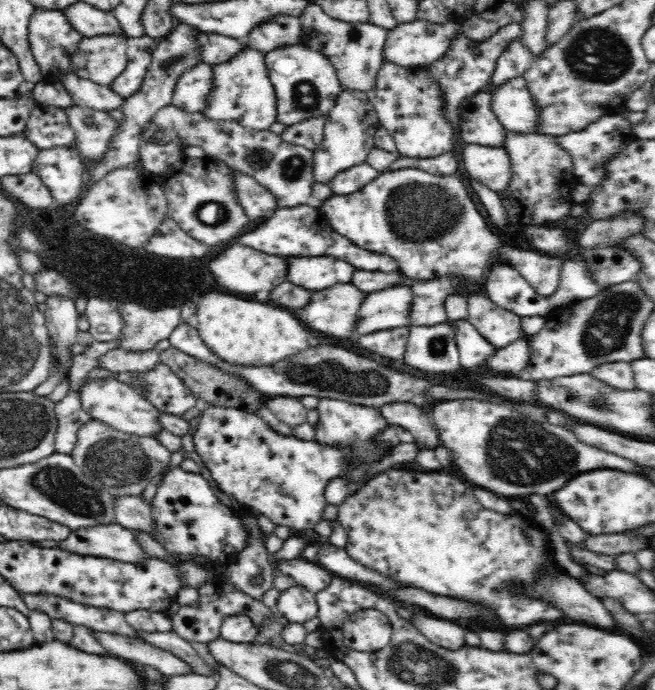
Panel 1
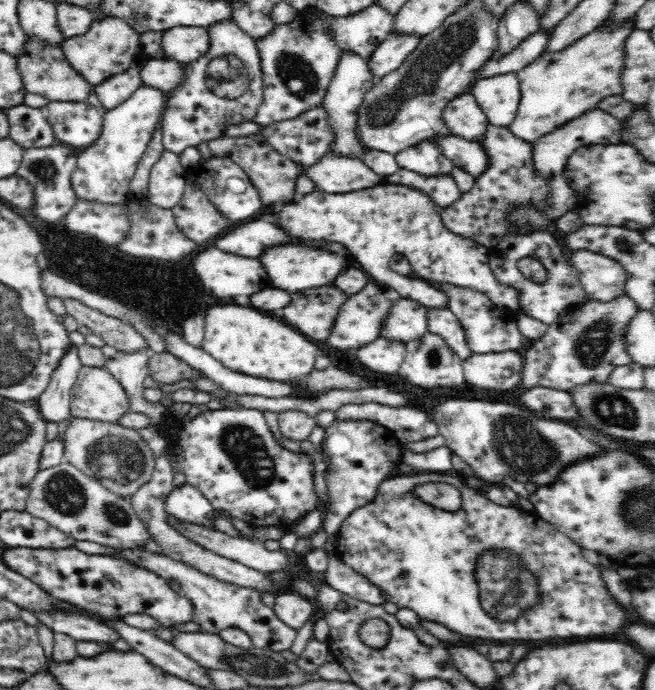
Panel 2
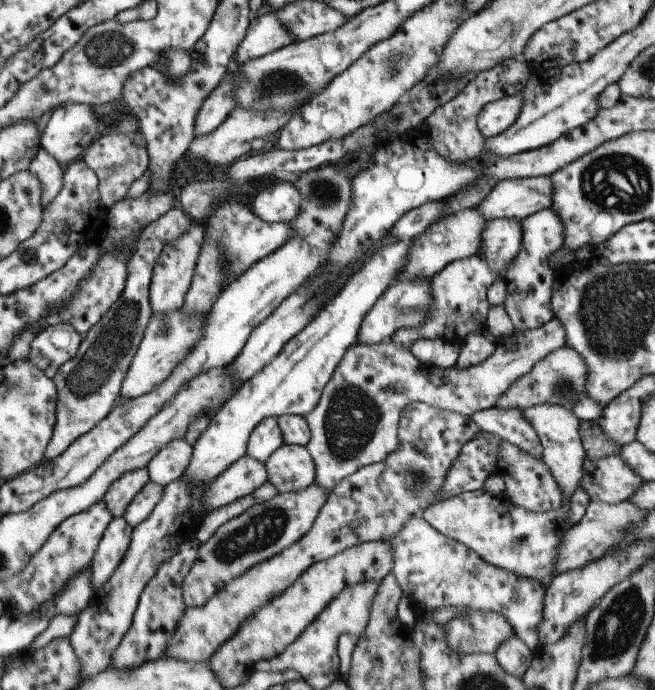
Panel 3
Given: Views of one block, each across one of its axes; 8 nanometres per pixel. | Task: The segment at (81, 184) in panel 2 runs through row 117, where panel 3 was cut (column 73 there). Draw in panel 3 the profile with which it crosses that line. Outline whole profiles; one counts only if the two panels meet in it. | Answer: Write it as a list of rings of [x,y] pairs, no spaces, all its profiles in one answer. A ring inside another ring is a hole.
[[[73,103],[57,106],[42,132],[42,148],[63,168],[80,159],[97,137],[98,116],[90,104]]]

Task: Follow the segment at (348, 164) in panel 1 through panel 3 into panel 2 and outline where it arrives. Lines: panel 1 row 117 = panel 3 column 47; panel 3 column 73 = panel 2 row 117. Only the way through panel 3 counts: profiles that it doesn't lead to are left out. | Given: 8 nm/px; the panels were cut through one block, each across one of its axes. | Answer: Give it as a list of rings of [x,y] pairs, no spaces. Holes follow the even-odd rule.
[[[341,52],[336,72],[330,80],[328,90],[323,100],[323,107],[327,112],[327,123],[332,133],[334,133],[334,142],[328,146],[328,153],[340,155],[346,158],[359,159],[367,152],[365,145],[359,140],[359,133],[356,128],[358,122],[358,108],[364,100],[364,94],[380,80],[380,77],[370,71],[368,63],[360,58],[359,54],[353,52]]]

